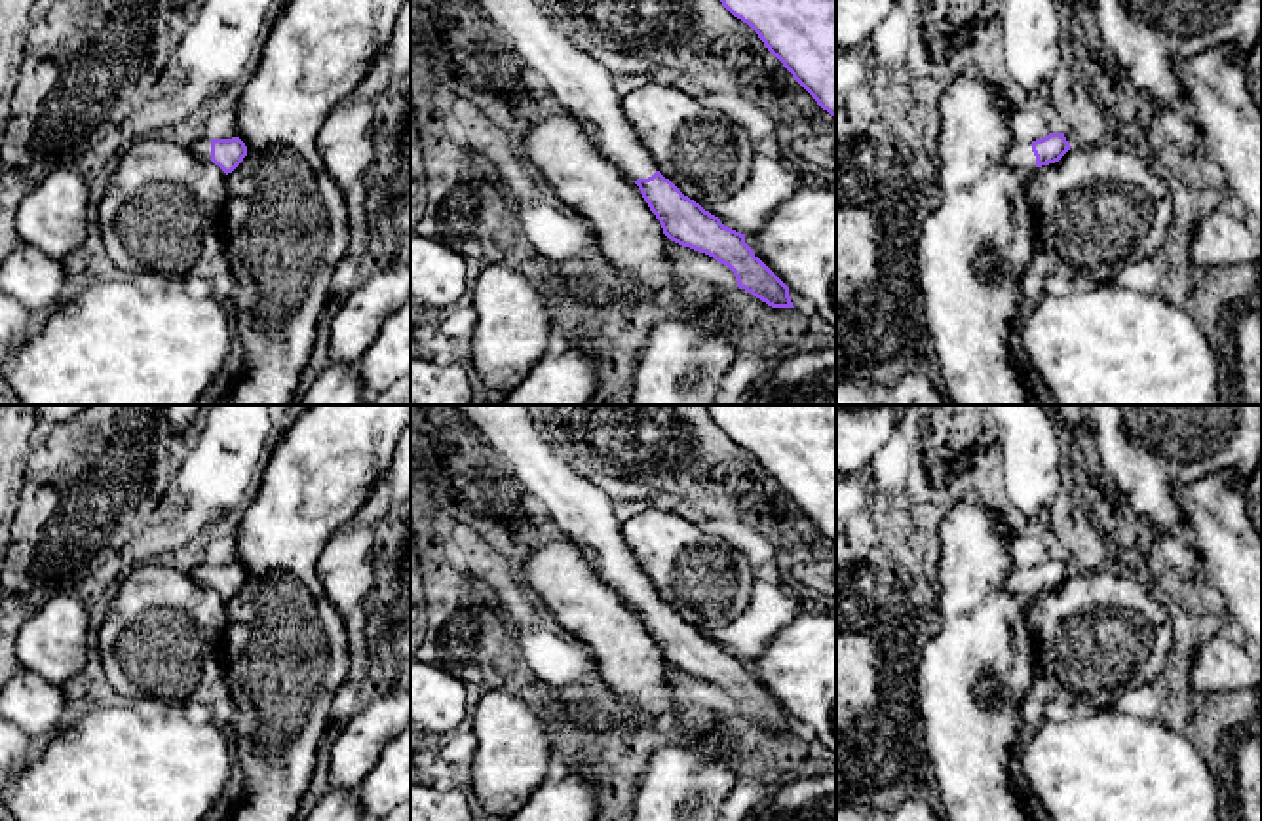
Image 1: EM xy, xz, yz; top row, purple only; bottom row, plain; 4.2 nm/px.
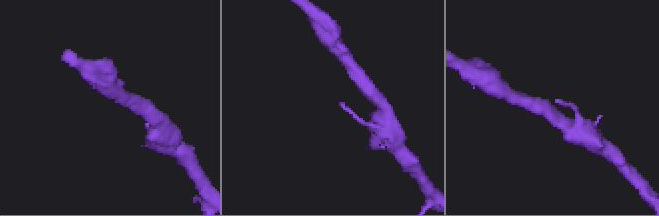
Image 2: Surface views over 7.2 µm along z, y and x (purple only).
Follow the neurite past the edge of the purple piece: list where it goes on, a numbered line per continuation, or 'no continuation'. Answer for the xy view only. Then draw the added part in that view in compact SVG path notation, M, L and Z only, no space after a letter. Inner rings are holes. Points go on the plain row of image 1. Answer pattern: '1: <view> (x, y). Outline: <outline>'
1: xy (202, 572). Outline: M201 563L201 564L194 566L194 568L188 572L188 576L190 576L198 585L213 589L213 587L211 587L211 564Z

